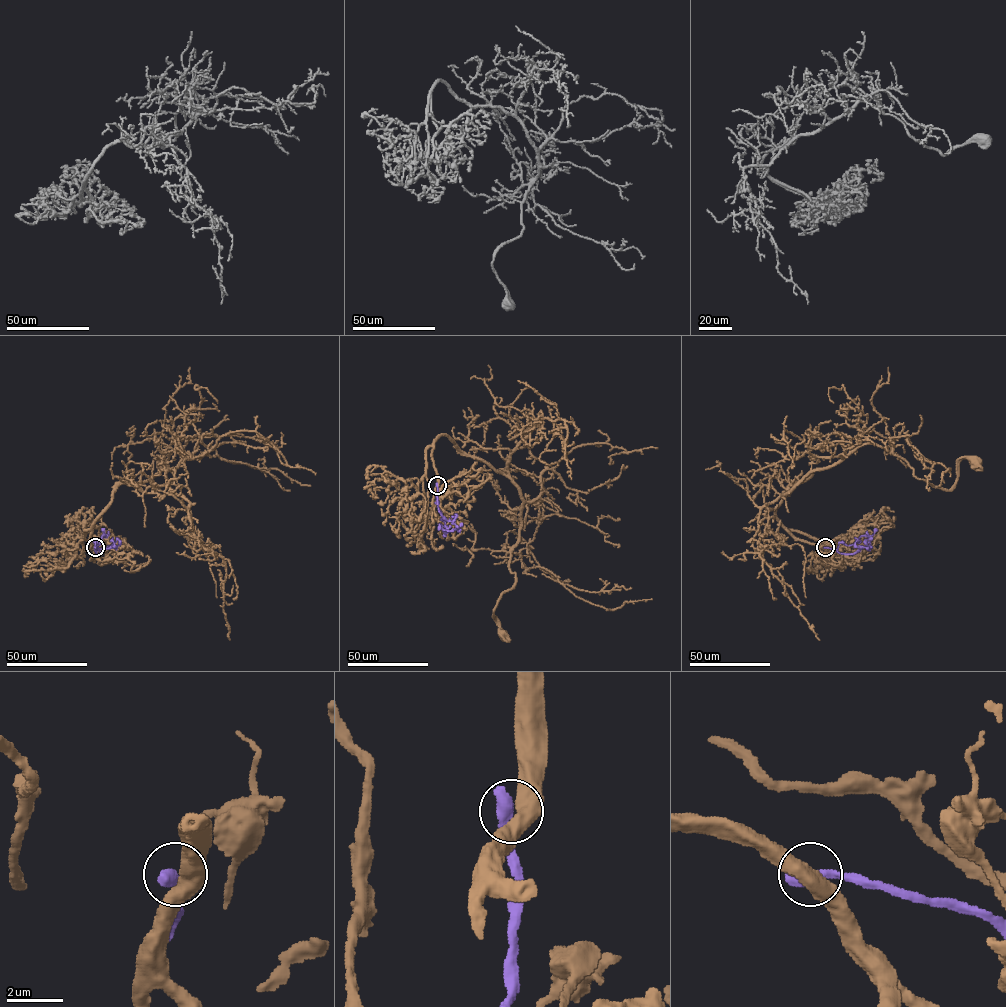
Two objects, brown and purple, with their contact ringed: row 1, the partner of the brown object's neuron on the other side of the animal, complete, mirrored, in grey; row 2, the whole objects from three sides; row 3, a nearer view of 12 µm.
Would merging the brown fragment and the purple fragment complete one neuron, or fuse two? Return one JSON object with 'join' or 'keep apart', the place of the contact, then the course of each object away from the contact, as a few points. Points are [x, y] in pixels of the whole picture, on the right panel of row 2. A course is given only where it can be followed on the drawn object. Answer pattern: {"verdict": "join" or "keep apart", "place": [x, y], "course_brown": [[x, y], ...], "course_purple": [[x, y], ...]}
{"verdict": "keep apart", "place": [825, 547], "course_brown": [[825, 547], [798, 539], [775, 514], [782, 493], [815, 470], [876, 444], [948, 490], [960, 460], [976, 462]], "course_purple": [[825, 547], [846, 554], [853, 554], [868, 541], [871, 547], [864, 547]]}

